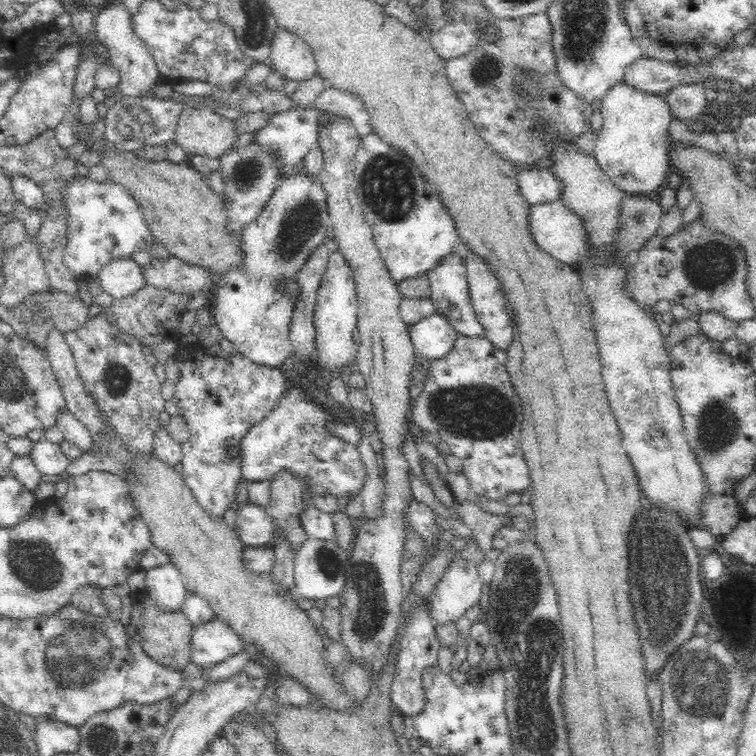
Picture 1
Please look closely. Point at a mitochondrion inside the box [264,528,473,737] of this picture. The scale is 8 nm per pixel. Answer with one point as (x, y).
(370, 623)

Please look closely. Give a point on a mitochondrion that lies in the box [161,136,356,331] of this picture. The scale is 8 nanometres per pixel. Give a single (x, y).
(301, 223)

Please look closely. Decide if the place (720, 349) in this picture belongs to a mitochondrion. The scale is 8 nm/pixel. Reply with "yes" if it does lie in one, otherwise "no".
no

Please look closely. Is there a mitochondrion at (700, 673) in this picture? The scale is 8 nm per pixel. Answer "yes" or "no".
yes

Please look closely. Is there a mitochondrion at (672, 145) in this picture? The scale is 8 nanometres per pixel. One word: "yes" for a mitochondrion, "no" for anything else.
no

